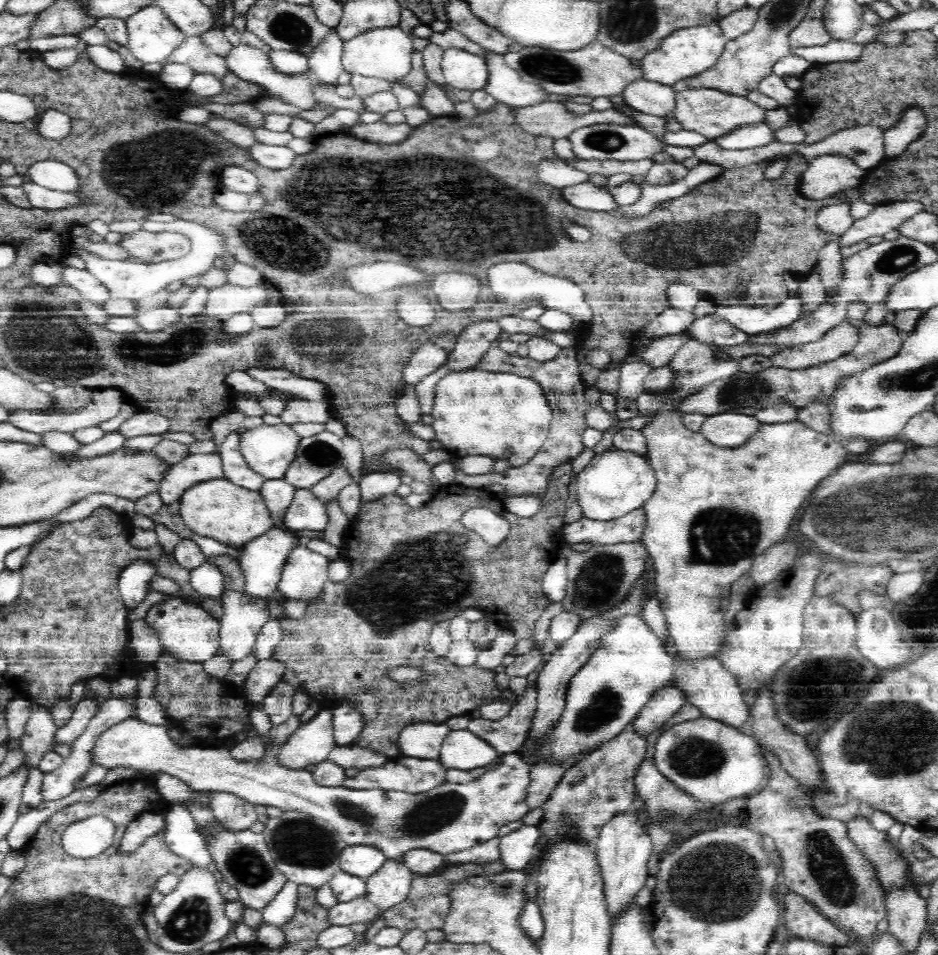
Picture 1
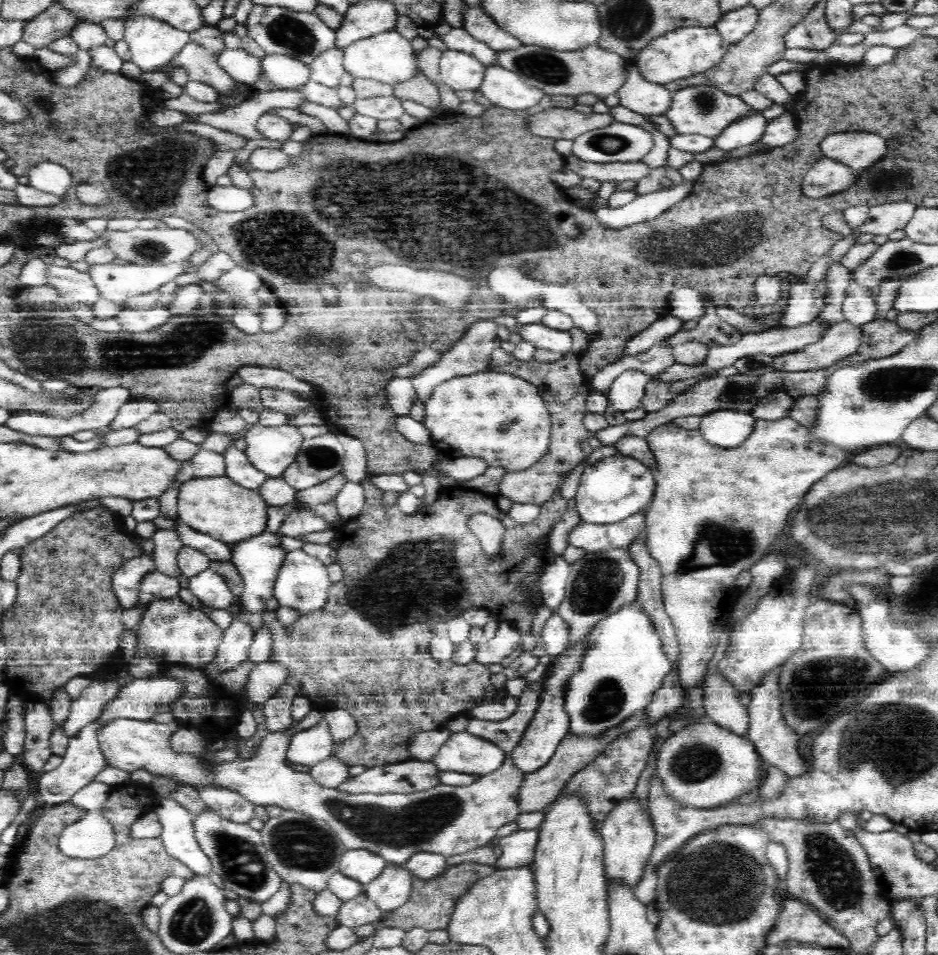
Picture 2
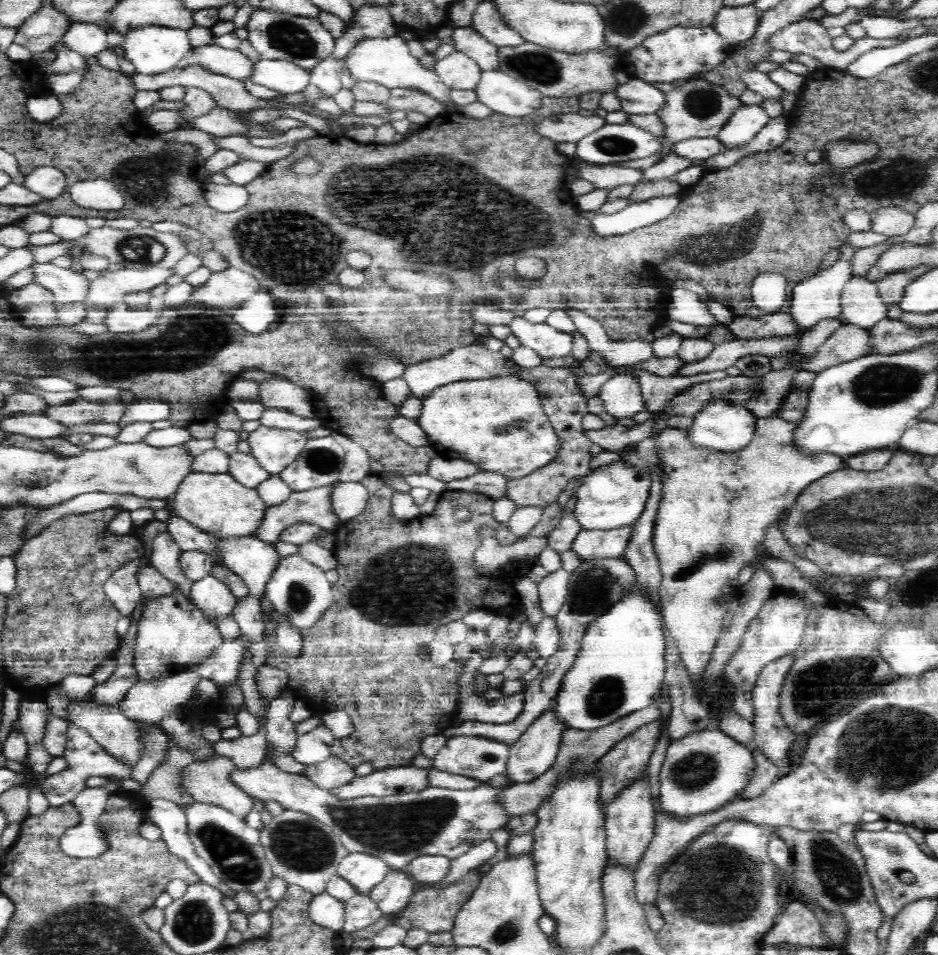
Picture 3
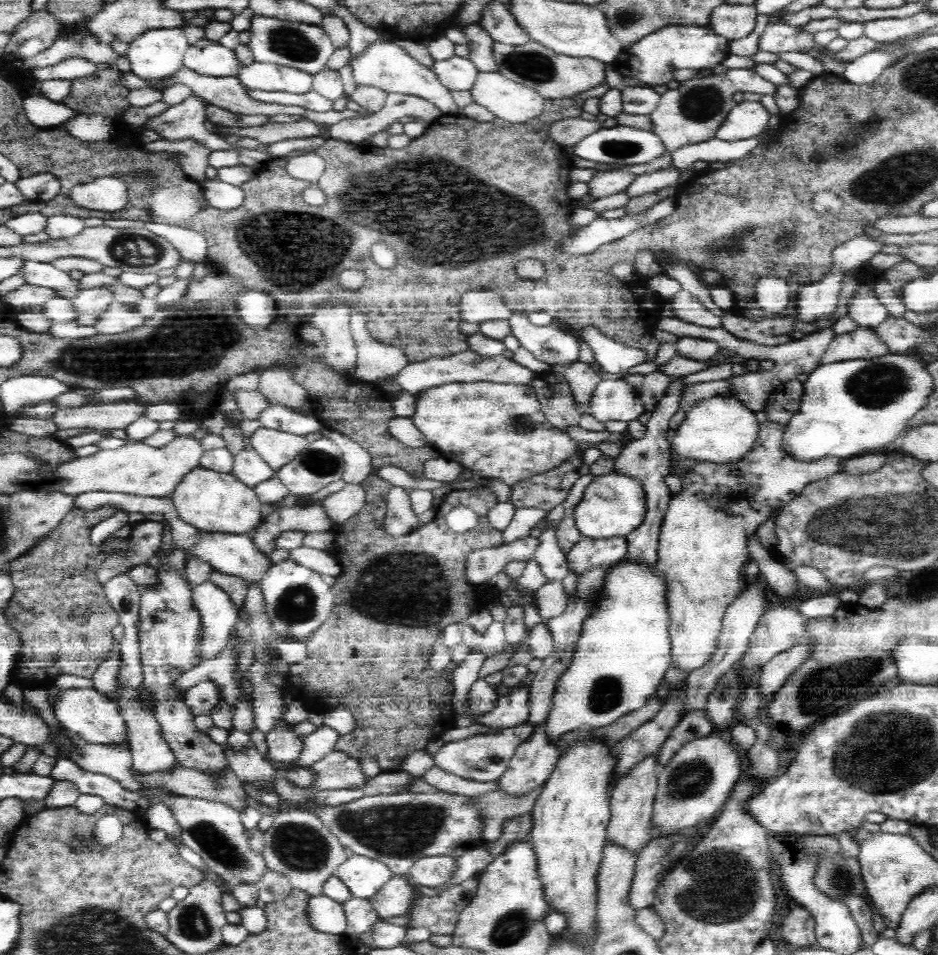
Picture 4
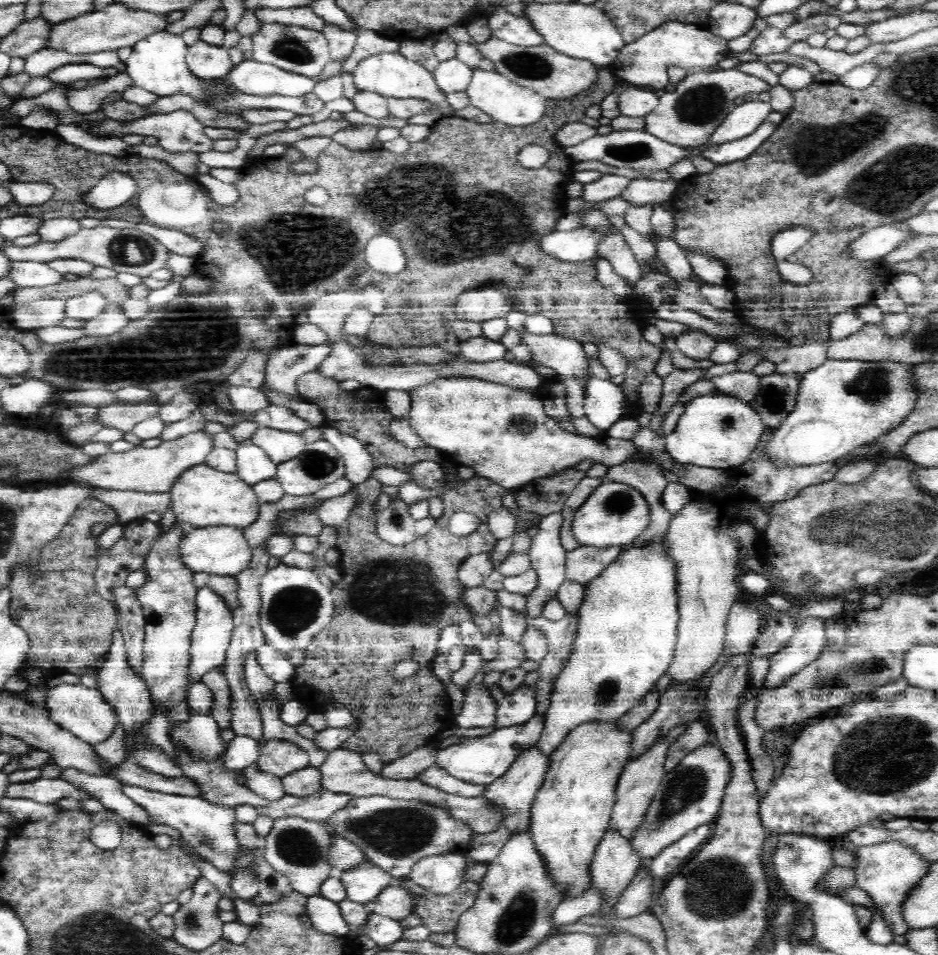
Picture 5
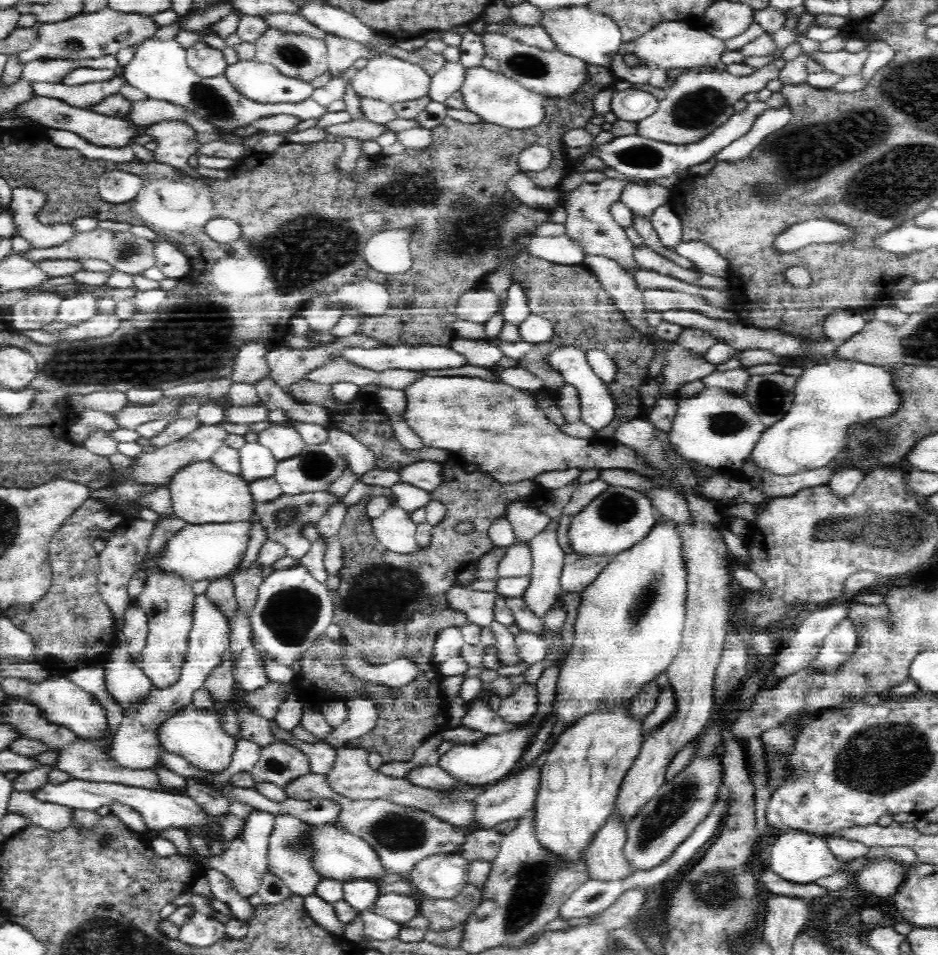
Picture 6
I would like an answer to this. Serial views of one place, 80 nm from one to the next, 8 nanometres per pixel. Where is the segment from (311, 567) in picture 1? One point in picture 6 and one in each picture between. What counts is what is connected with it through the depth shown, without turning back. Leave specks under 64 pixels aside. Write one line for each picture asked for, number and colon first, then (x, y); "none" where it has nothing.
2: (303, 582)
3: (299, 588)
4: (298, 600)
5: (296, 606)
6: (293, 610)

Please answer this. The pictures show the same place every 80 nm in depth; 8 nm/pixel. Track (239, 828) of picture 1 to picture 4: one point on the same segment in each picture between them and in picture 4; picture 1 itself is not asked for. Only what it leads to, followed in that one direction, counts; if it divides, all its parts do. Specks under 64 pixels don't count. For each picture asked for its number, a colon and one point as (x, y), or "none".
2: (229, 805)
3: (206, 780)
4: (223, 786)

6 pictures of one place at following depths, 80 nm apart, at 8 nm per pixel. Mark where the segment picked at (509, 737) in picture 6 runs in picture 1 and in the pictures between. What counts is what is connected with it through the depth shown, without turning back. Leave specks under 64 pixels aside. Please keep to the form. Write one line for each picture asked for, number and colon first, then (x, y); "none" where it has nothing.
1: (462, 749)
2: (463, 752)
3: (476, 757)
4: (484, 757)
5: (482, 759)

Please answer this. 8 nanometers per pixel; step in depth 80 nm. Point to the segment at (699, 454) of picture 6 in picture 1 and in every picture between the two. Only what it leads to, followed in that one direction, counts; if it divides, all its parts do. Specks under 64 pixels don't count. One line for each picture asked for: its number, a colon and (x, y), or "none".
1: (731, 430)
2: (728, 428)
3: (723, 427)
4: (722, 430)
5: (717, 431)

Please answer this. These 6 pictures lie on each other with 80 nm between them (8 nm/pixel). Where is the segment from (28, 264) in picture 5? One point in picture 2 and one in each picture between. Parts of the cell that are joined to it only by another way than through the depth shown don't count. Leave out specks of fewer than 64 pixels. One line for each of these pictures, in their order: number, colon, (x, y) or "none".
2: (76, 286)
3: (69, 286)
4: (65, 287)

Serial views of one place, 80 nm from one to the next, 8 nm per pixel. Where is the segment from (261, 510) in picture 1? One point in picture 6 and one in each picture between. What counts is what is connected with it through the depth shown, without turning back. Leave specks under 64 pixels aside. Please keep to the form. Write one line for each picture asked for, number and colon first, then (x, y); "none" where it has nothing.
2: (218, 506)
3: (219, 505)
4: (213, 502)
5: (203, 497)
6: (201, 494)

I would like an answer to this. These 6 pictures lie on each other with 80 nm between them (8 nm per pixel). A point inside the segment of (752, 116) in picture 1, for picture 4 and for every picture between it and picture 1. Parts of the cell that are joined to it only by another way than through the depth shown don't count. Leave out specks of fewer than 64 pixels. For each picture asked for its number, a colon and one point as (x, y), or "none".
2: (707, 111)
3: (697, 109)
4: (693, 110)

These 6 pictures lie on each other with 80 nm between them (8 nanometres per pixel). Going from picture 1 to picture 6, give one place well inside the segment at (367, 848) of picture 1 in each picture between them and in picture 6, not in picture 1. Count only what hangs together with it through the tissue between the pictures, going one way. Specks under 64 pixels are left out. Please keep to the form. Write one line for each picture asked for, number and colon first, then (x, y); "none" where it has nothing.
2: (361, 863)
3: (363, 870)
4: (363, 875)
5: (363, 880)
6: (361, 892)

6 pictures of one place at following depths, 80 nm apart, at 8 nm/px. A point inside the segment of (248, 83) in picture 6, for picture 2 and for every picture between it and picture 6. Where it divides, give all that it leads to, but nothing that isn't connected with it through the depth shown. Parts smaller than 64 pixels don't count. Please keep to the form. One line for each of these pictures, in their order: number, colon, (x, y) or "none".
2: (290, 72)
3: (283, 76)
4: (268, 76)
5: (252, 77)

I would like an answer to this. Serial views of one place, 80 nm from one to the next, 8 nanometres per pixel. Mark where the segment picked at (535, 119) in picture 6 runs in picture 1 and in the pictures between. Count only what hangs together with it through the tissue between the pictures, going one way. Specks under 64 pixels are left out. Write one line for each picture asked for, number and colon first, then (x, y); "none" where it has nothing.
1: (506, 85)
2: (502, 86)
3: (504, 93)
4: (507, 99)
5: (516, 105)

